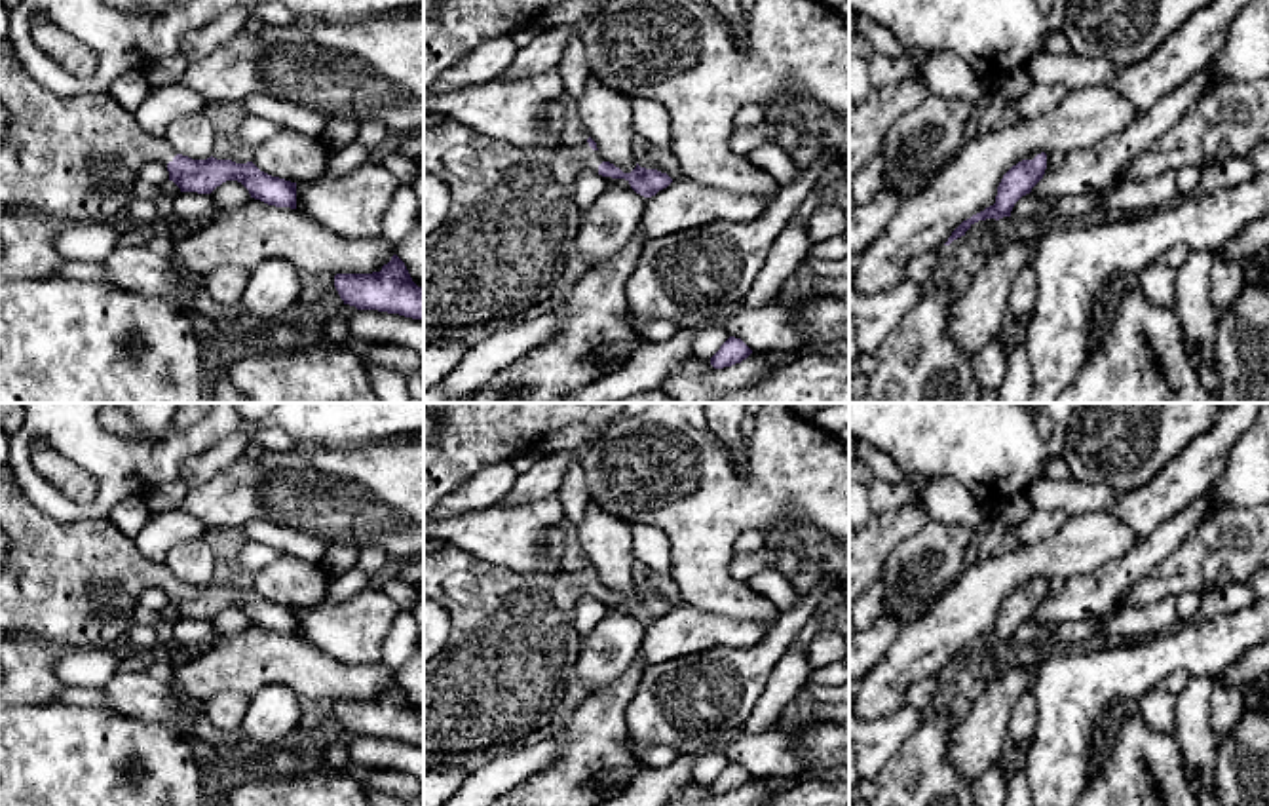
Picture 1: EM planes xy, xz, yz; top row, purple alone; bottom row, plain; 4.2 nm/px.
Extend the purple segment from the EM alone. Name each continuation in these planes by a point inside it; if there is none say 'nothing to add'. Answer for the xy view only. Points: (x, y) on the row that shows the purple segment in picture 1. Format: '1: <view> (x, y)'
1: xy (75, 158)

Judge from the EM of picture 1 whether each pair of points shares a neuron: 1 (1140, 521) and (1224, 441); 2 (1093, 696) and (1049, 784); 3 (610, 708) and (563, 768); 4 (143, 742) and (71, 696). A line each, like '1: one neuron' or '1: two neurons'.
1: one neuron
2: one neuron
3: one neuron
4: two neurons

